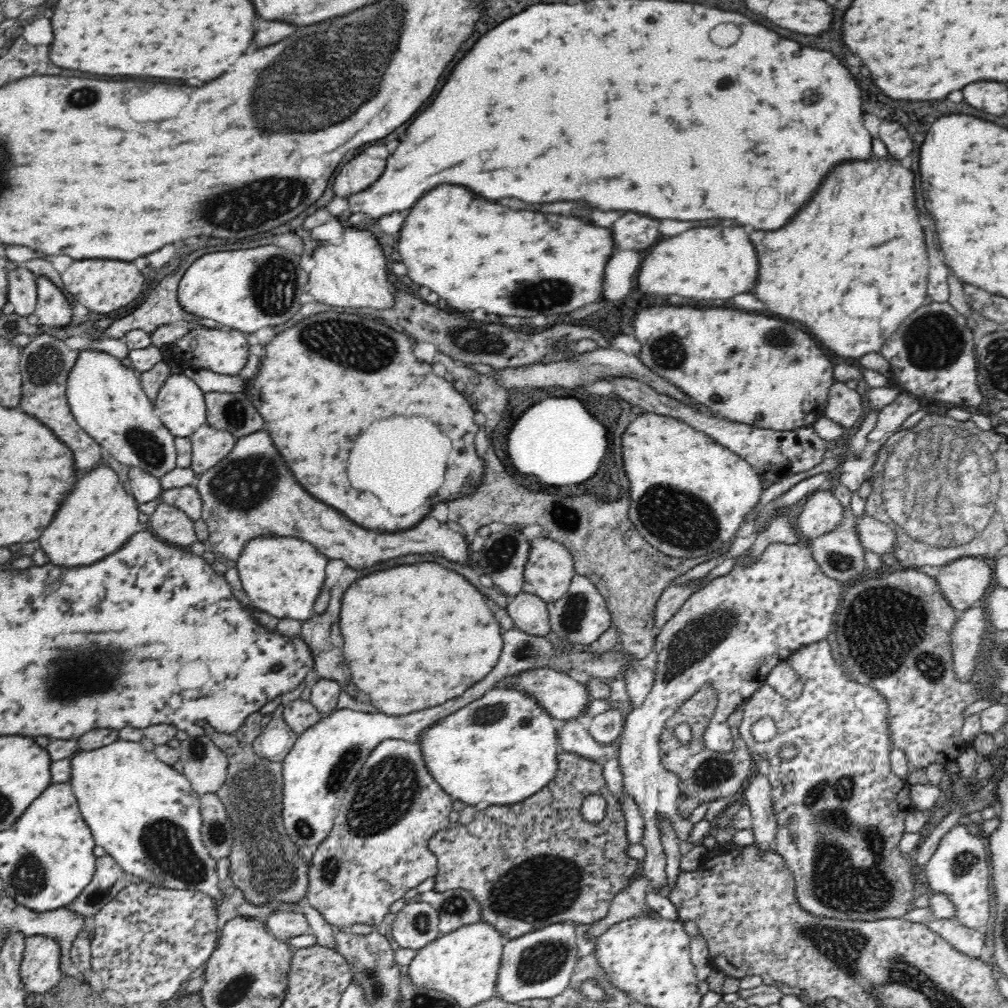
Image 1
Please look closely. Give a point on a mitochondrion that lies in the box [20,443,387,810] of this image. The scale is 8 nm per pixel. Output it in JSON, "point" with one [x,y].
{"point":[84,674]}

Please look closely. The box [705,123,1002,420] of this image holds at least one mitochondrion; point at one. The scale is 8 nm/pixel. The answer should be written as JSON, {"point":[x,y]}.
{"point":[933,341]}

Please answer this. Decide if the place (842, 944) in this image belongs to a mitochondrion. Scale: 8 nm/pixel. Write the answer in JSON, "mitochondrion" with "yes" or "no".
{"mitochondrion":"yes"}

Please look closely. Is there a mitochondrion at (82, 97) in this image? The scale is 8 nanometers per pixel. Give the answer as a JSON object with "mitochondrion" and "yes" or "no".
{"mitochondrion":"yes"}

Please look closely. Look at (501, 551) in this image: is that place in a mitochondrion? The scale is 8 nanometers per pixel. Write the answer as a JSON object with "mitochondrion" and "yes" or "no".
{"mitochondrion":"yes"}

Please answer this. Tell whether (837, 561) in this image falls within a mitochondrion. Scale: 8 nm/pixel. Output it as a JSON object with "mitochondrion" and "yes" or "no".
{"mitochondrion":"yes"}

